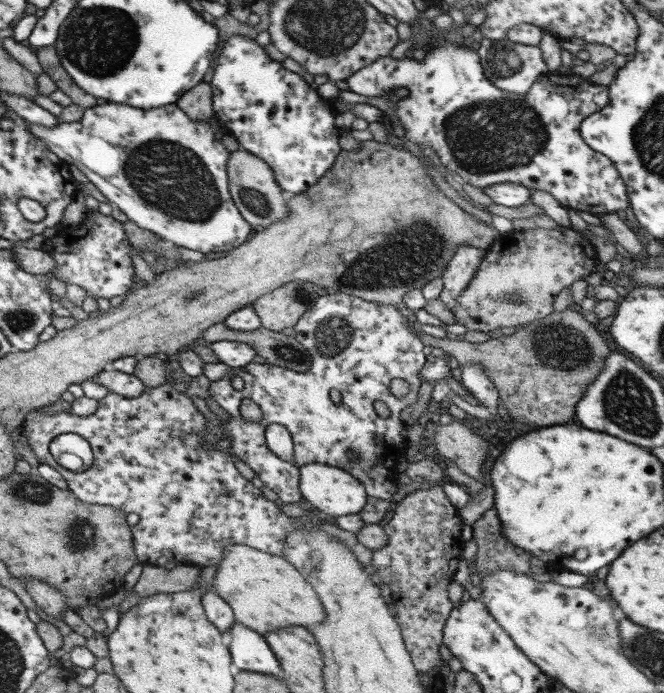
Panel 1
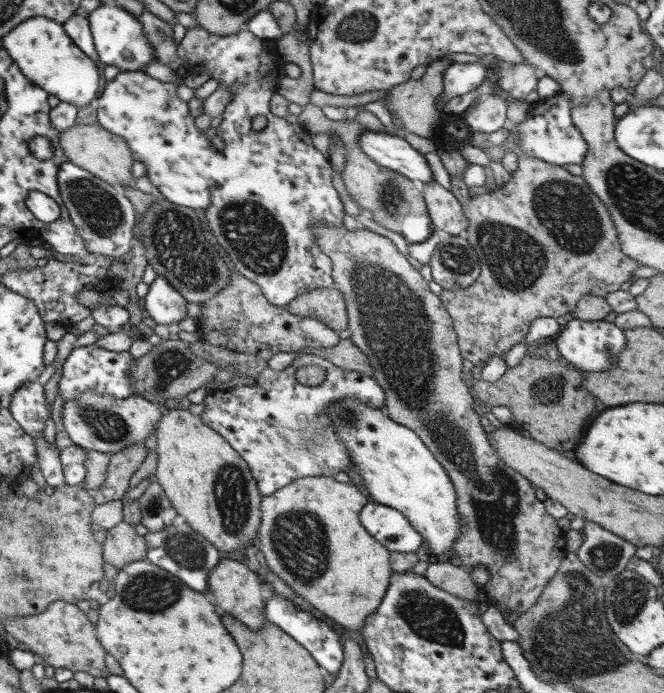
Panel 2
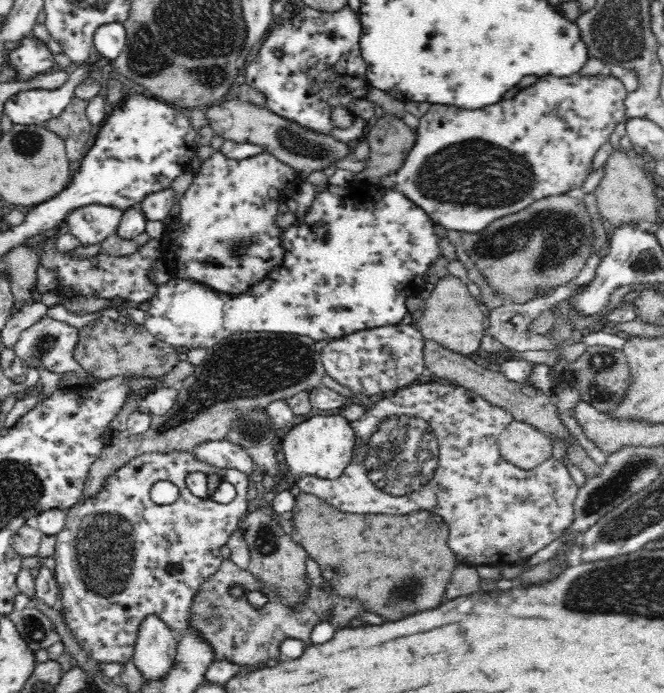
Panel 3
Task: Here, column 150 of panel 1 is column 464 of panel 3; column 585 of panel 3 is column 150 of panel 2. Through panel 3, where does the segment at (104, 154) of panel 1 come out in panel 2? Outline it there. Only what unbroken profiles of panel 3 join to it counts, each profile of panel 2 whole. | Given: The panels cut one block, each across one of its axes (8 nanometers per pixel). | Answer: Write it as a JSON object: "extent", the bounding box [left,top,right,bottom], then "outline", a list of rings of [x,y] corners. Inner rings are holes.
{"extent":[97,71,242,210],"outline":[[[144,71],[119,73],[114,80],[106,84],[102,96],[97,98],[97,123],[124,138],[132,152],[133,160],[146,164],[146,176],[158,188],[164,199],[194,210],[205,209],[210,206],[212,194],[218,188],[222,188],[228,179],[238,178],[242,174],[232,172],[234,164],[226,160],[222,151],[212,144],[203,130],[198,129],[195,118],[188,109],[188,103],[178,97],[177,87],[173,83],[161,82]]]}

